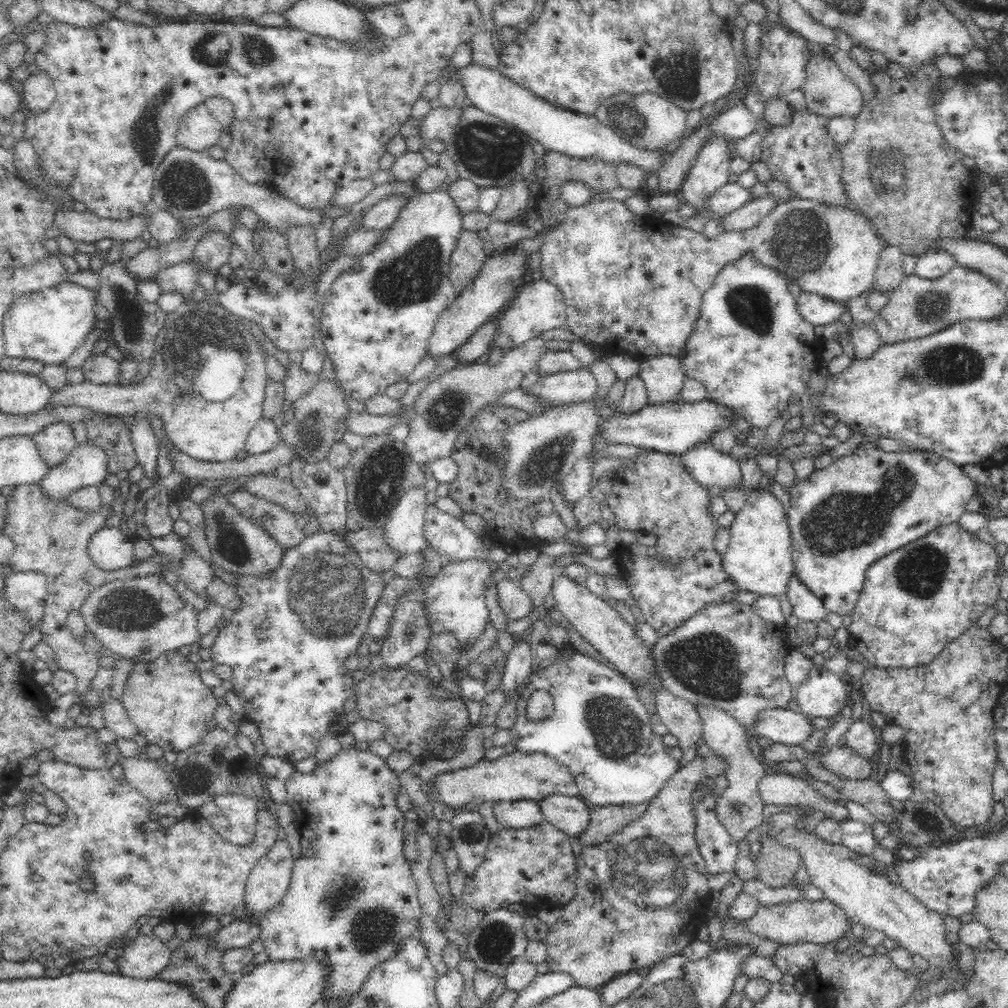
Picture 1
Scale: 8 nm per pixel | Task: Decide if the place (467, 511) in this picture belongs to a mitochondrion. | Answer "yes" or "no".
no

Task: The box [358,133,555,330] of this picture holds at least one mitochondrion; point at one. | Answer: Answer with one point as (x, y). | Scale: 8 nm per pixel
(414, 277)

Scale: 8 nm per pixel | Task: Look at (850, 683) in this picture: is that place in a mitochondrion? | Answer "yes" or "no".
no

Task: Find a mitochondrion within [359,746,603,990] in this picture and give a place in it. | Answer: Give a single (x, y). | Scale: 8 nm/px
(496, 941)

